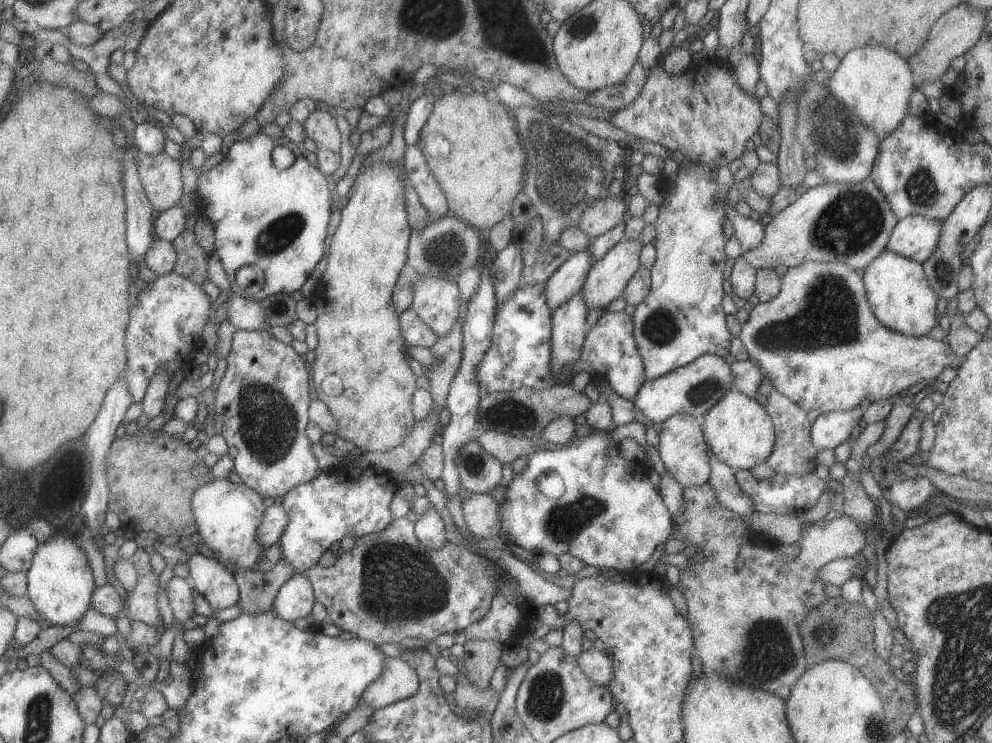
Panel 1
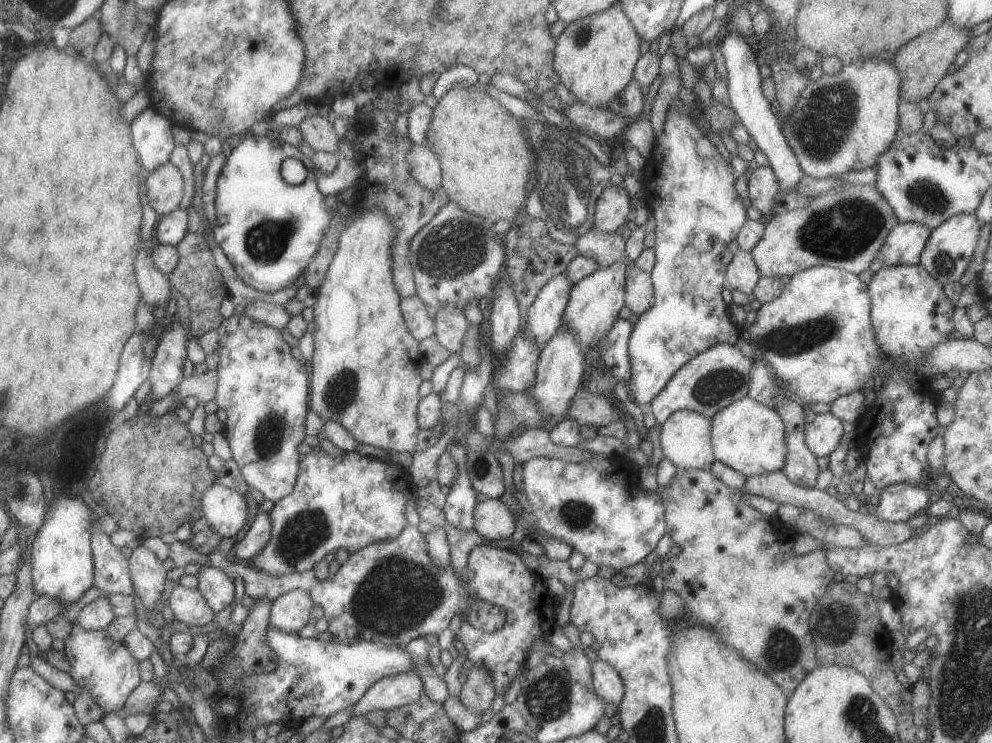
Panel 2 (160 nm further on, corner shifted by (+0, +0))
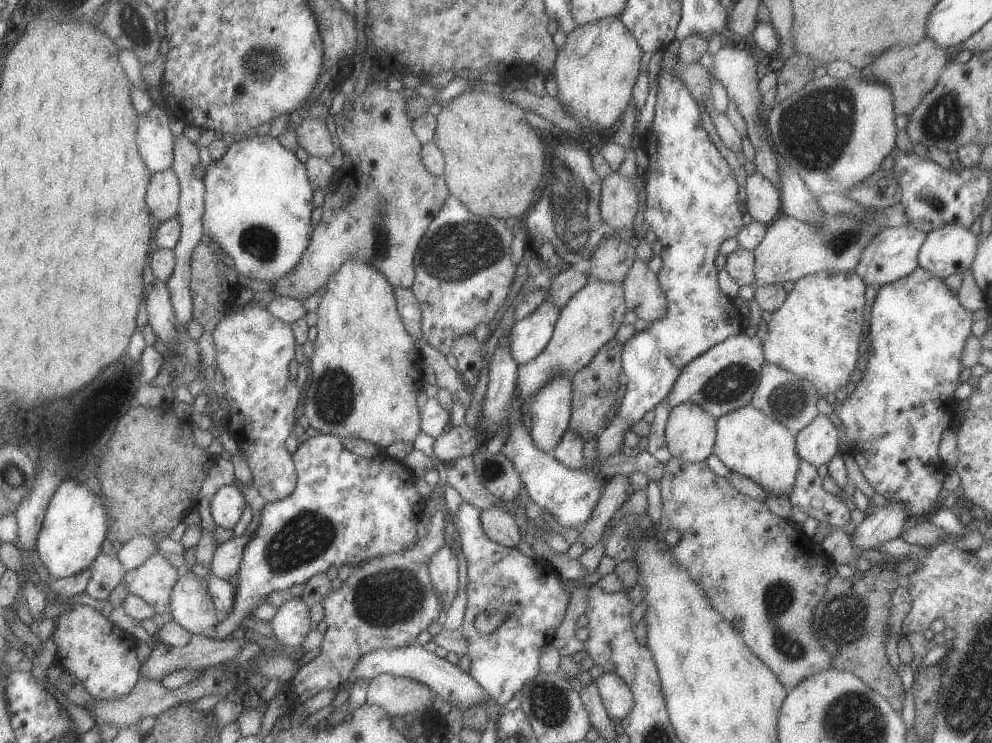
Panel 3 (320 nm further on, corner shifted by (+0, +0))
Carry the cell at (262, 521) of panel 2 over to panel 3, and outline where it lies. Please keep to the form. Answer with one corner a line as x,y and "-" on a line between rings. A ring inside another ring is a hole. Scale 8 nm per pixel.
243,534
233,537
224,543
216,546
213,558
208,564
208,575
228,581
237,572
242,557
242,550
246,542
251,538
251,534

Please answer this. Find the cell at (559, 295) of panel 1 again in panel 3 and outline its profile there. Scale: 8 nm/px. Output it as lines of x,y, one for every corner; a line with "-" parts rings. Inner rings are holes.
547,298
527,317
515,321
507,337
508,351
511,358
518,364
529,362
545,348
551,338
554,324
558,317
559,309
556,309

